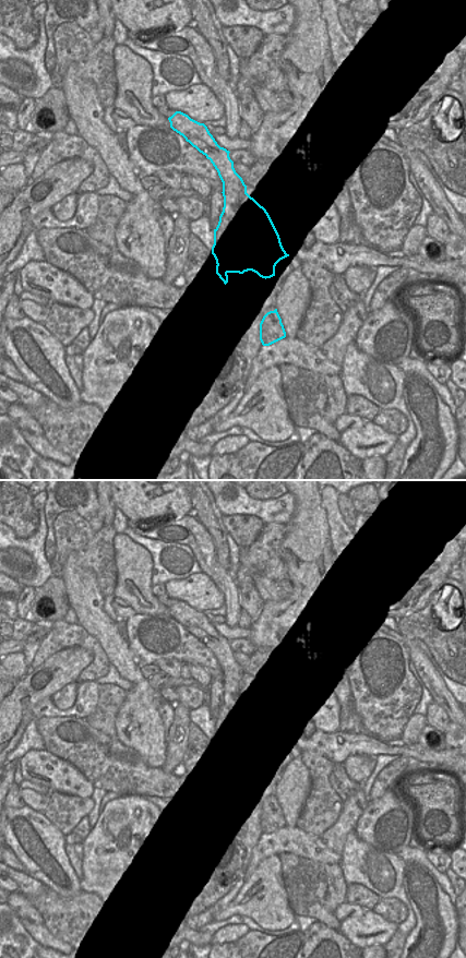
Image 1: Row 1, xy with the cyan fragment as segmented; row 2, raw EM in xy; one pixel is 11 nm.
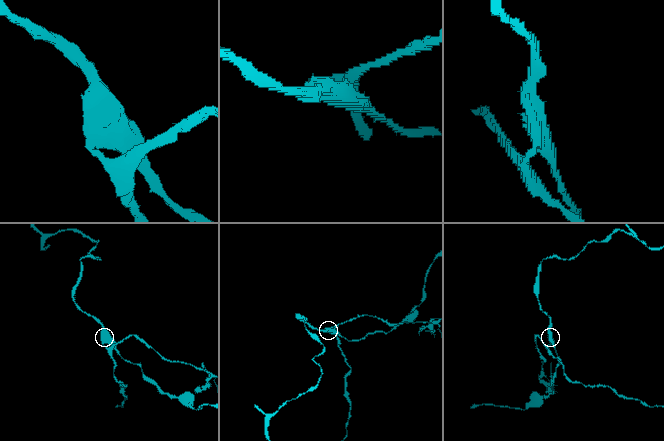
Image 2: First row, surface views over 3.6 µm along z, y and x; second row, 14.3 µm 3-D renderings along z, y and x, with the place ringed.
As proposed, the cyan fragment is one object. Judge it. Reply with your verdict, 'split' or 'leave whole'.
split

